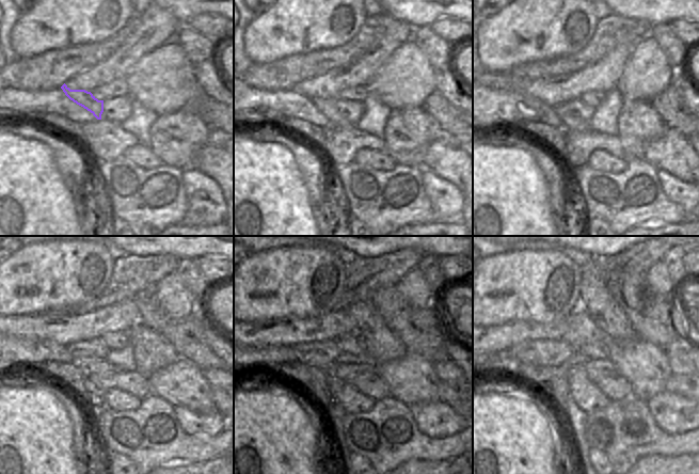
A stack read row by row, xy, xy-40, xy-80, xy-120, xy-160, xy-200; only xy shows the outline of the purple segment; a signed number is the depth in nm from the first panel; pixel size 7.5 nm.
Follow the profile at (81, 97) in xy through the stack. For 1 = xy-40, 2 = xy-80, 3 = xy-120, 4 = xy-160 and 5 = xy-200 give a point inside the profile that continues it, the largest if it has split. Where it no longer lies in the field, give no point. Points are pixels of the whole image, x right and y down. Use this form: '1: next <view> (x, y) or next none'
1: next xy-40 (328, 106)
2: next xy-80 (571, 124)
3: next xy-120 (102, 368)
4: next xy-160 (345, 372)
5: next xy-200 (597, 370)

